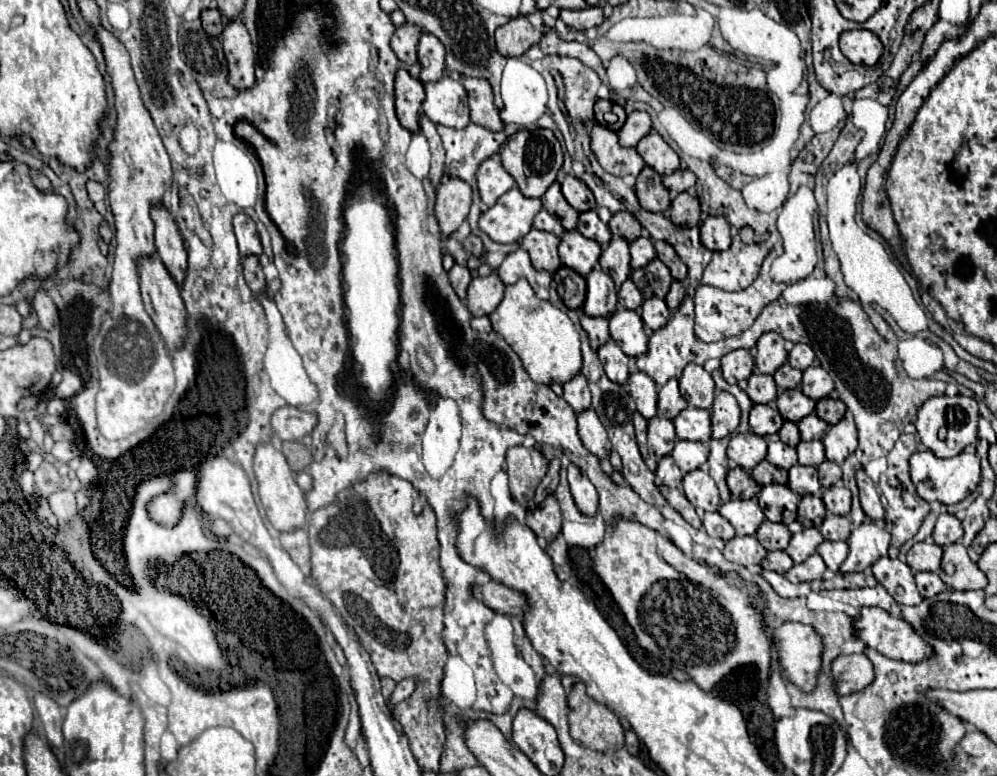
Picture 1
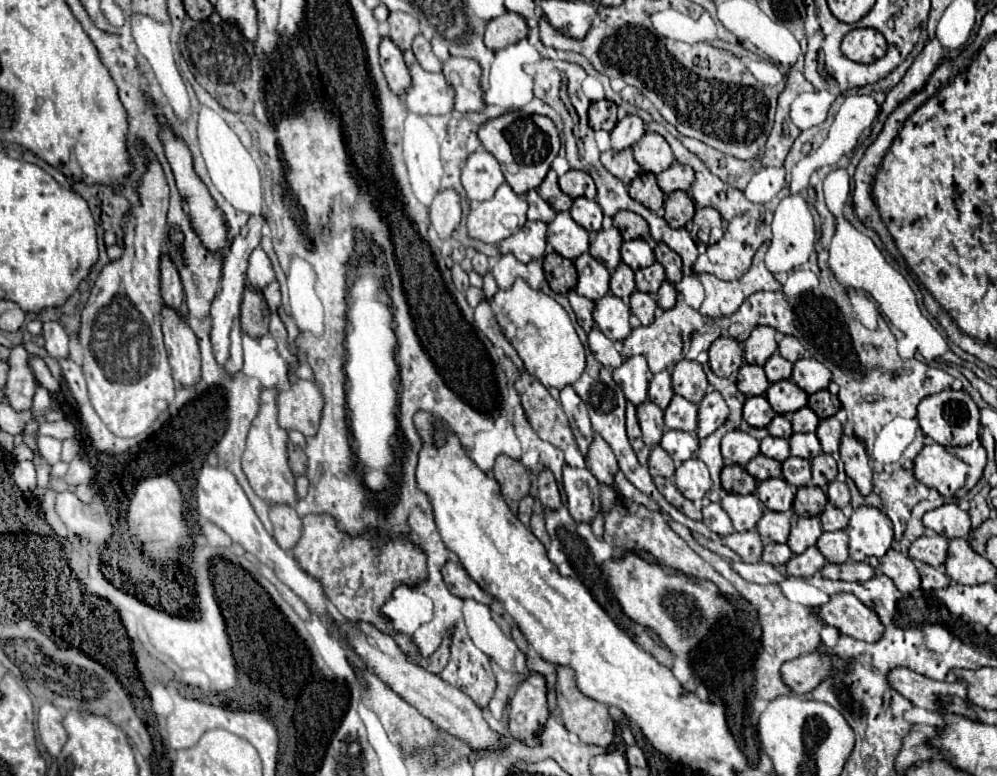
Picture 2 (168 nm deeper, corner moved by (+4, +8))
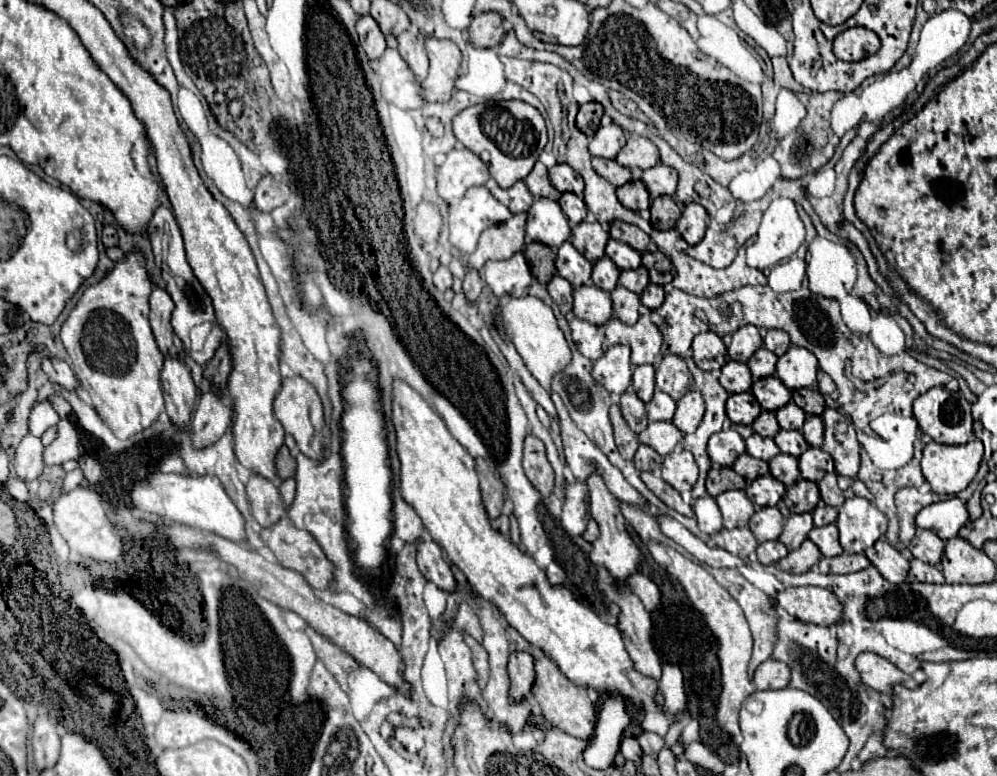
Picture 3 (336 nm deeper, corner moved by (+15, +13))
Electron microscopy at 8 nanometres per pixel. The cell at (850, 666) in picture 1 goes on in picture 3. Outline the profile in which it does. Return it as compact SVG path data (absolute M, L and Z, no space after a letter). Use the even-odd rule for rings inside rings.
M777 659L763 661L753 675L753 683L757 689L785 689L789 681L791 681L789 665Z

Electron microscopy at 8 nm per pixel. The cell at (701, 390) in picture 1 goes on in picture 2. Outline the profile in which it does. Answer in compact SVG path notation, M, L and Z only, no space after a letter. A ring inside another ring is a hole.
M680 360L674 366L672 372L672 390L678 396L684 396L686 400L698 404L708 388L708 380L706 374L702 370L702 366L694 360Z

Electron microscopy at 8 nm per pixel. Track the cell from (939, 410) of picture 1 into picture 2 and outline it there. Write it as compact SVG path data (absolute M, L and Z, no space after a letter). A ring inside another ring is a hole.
M948 388L934 396L926 396L918 404L918 422L920 422L922 432L942 446L968 446L974 440L978 440L980 412L978 412L976 402L964 390L956 392Z

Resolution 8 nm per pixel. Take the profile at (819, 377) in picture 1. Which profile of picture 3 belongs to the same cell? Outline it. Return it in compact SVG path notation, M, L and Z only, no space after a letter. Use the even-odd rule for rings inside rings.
M791 345L789 351L781 355L777 361L777 377L789 389L811 387L817 381L817 369L819 369L817 357L807 349L795 345Z

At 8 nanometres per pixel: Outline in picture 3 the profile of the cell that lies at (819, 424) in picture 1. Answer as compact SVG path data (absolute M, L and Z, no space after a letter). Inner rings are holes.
M789 401L785 407L777 409L775 415L777 415L781 429L801 429L803 421L805 421L805 411L801 407L797 407L793 401Z

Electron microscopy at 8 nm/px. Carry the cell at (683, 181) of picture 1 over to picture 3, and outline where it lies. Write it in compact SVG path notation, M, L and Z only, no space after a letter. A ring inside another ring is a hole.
M657 163L655 167L645 169L643 175L641 175L641 179L645 181L651 199L655 199L659 195L675 195L677 179L679 177L677 177L677 171L673 167Z

